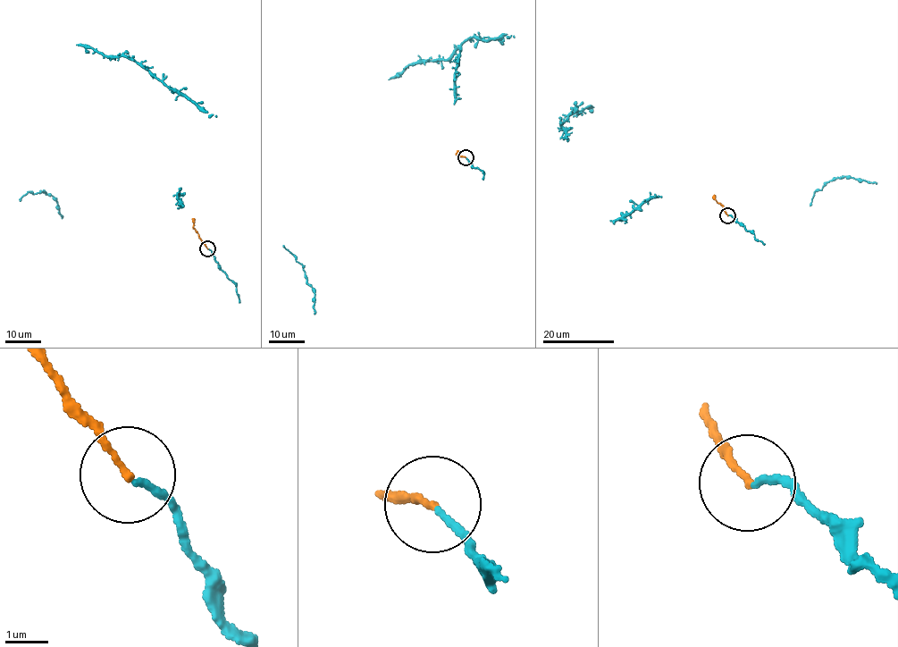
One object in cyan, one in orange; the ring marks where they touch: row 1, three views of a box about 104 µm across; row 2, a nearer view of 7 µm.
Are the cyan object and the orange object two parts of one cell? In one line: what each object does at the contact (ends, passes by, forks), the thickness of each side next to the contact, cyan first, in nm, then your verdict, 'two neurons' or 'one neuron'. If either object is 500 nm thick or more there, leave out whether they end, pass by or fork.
cyan ends there; orange ends there; 160 nm thick on the cyan side, 150 nm on the other; one neuron

